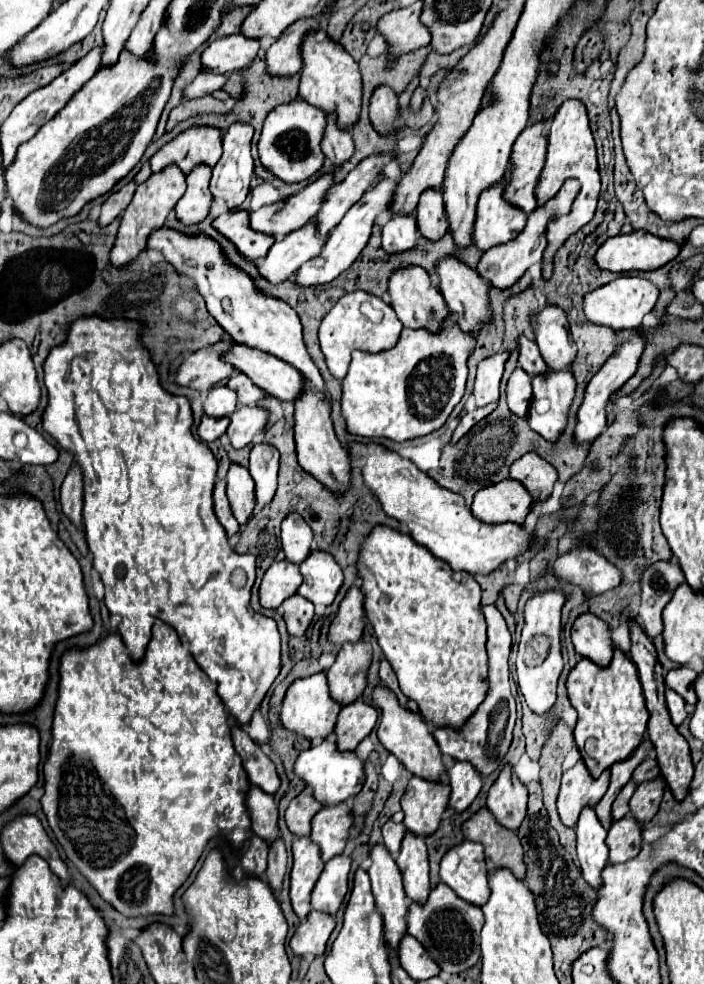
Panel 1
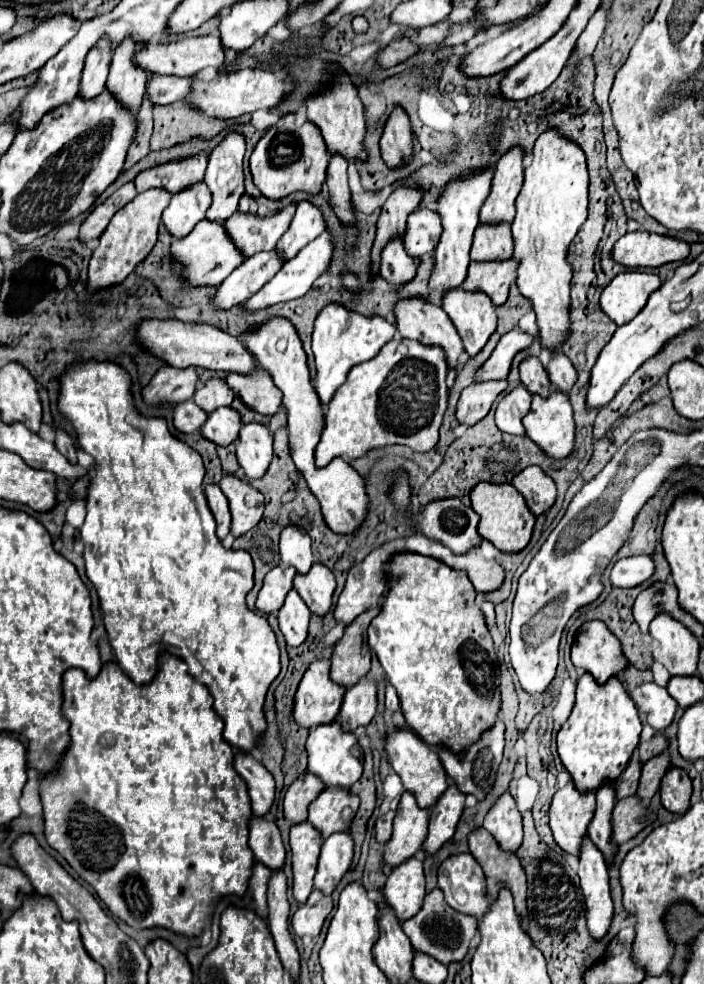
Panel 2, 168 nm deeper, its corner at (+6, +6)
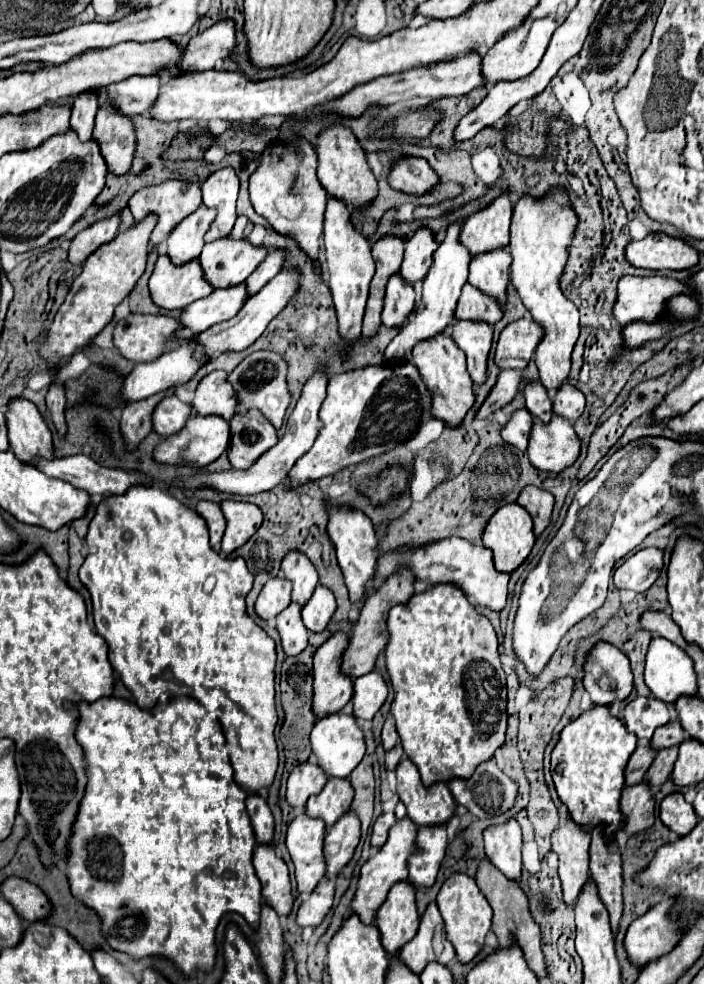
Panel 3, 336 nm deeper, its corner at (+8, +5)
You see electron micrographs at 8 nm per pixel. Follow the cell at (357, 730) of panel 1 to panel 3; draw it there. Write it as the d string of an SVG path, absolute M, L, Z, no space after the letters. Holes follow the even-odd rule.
M370 671L354 681L354 717L358 719L372 719L376 711L384 705L388 697L388 687L378 671Z

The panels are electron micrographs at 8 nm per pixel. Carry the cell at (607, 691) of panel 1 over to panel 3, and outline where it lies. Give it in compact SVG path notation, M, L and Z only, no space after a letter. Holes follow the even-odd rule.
M594 705L564 727L552 751L552 781L560 801L580 827L590 831L600 825L606 839L614 839L622 829L626 819L620 813L620 791L624 787L624 769L636 749L636 741L638 739L626 731L624 723L610 717L608 707L602 705Z

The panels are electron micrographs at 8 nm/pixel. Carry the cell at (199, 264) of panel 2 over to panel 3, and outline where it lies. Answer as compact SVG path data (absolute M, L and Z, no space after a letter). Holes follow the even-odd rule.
M160 255L150 277L152 301L168 311L184 309L200 297L212 293L212 287L202 275L198 261L190 261L182 267L172 265L168 255Z

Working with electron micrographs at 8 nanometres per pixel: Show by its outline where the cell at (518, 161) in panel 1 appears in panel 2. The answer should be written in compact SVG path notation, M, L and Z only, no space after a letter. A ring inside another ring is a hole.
M510 148L502 160L498 160L496 174L492 180L490 196L486 198L480 210L480 222L494 224L494 222L512 222L514 220L514 200L522 188L524 180L524 152L522 148Z

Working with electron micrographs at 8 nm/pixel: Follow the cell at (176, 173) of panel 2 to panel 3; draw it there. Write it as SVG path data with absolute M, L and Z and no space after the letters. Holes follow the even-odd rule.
M164 181L160 185L154 185L154 187L146 187L142 191L138 191L130 201L128 201L128 207L134 215L134 221L142 221L144 217L148 215L156 215L156 227L152 231L152 237L150 237L150 245L152 247L160 247L168 233L184 219L188 217L190 213L194 213L198 207L202 205L202 197L200 197L200 187L194 183L194 185L186 185L184 181Z

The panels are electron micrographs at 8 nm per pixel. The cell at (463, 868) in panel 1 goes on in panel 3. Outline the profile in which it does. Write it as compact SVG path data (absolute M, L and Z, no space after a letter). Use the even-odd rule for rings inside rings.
M454 873L442 885L436 903L438 903L438 909L440 909L444 925L446 925L446 937L448 937L448 941L452 941L452 945L456 949L456 959L460 963L470 963L482 951L486 933L490 931L490 925L492 925L492 909L490 909L488 901L480 893L480 889L472 877L468 877L464 873Z

